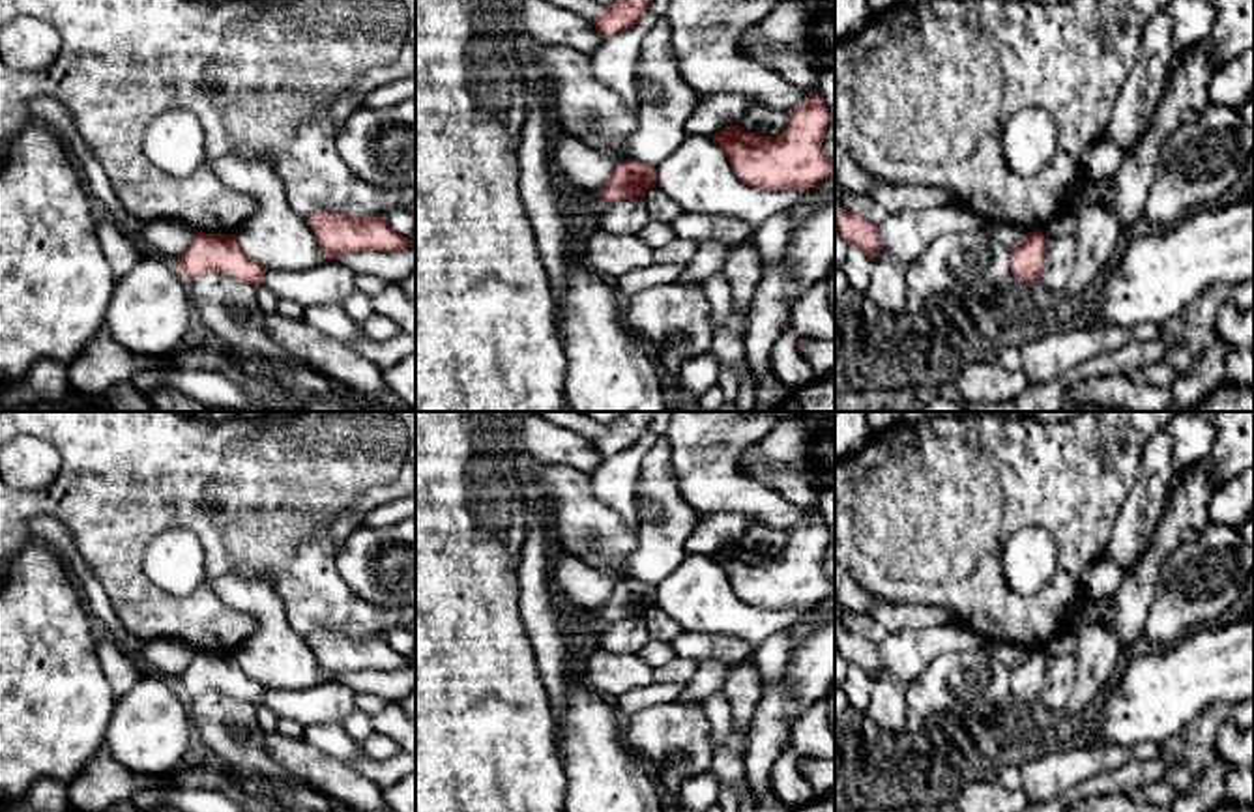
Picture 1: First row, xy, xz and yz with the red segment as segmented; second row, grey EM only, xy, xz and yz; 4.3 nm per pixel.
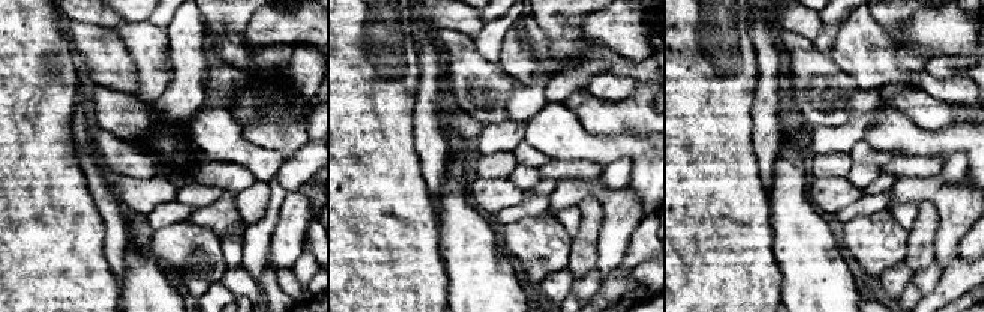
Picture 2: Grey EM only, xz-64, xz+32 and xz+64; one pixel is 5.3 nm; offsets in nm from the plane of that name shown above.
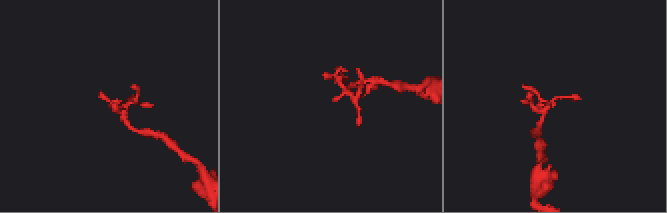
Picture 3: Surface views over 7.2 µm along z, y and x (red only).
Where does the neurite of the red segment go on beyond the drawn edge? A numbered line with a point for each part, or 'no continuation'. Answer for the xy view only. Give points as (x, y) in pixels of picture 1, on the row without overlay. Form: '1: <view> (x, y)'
no continuation

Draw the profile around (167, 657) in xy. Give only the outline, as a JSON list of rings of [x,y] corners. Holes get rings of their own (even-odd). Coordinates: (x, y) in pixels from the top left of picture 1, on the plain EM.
[[[144,640],[140,664],[159,675],[182,677],[193,655],[195,649],[178,640]]]

